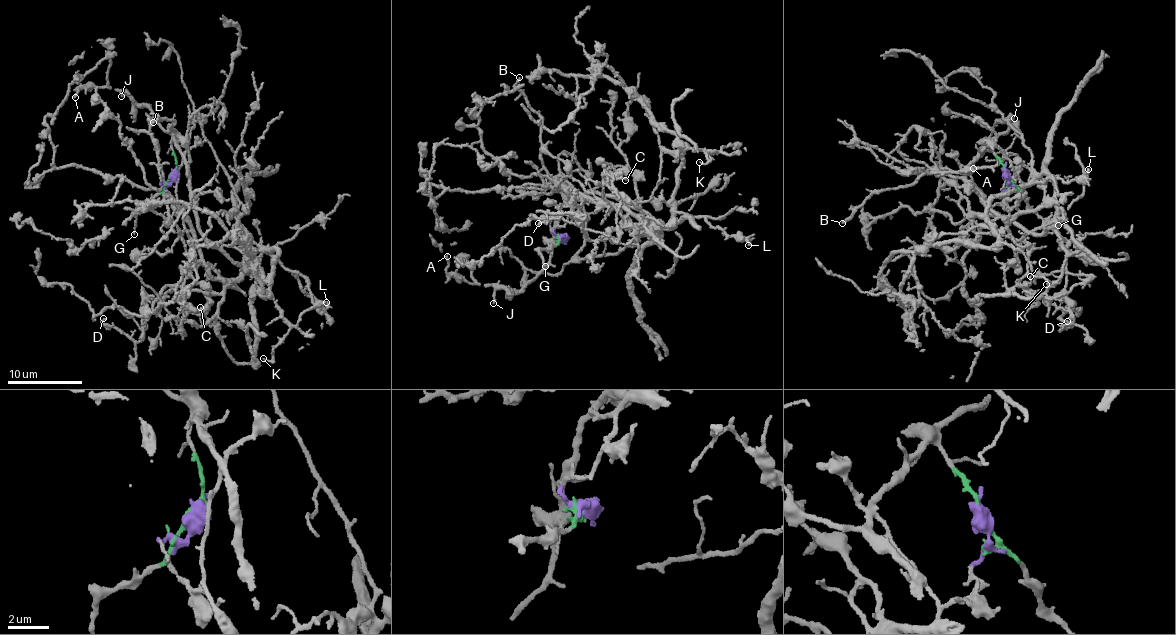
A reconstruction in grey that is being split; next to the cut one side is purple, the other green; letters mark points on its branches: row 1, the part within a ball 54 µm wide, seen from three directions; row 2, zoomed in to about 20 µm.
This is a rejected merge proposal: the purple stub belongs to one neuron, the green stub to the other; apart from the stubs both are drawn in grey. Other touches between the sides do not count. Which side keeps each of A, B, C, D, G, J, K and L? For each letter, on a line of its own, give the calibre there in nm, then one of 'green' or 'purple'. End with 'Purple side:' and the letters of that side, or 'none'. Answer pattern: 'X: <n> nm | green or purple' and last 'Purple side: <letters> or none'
A: 160 nm | green
B: 150 nm | green
C: 130 nm | purple
D: 140 nm | purple
G: 110 nm | green
J: 160 nm | green
K: 130 nm | purple
L: 120 nm | purple
Purple side: C, D, K, L

